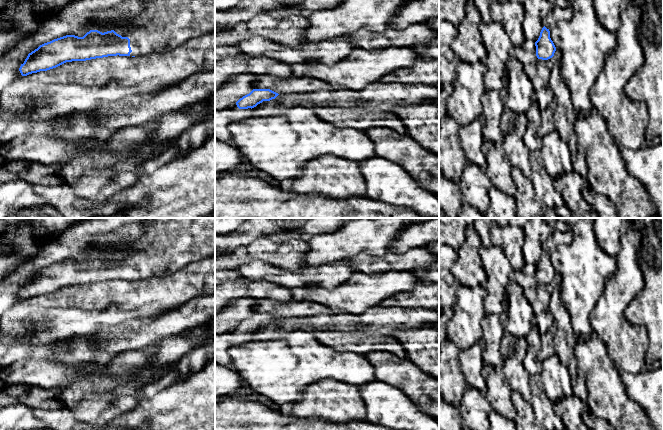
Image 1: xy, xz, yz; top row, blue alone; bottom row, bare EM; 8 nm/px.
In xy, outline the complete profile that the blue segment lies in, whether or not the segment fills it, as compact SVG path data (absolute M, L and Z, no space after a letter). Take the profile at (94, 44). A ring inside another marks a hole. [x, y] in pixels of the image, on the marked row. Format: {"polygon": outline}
{"polygon": "M154 0L137 16L107 32L90 30L83 37L66 35L40 45L28 54L19 71L27 76L56 68L66 62L86 61L108 56L138 57L166 52L192 38L203 38L215 31L215 0Z"}

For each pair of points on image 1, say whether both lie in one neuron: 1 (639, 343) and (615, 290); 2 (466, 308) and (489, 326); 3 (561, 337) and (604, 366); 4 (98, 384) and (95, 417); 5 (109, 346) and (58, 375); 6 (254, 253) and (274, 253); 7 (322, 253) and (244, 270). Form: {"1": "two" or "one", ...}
{"1": "one", "2": "two", "3": "two", "4": "two", "5": "two", "6": "one", "7": "two"}

